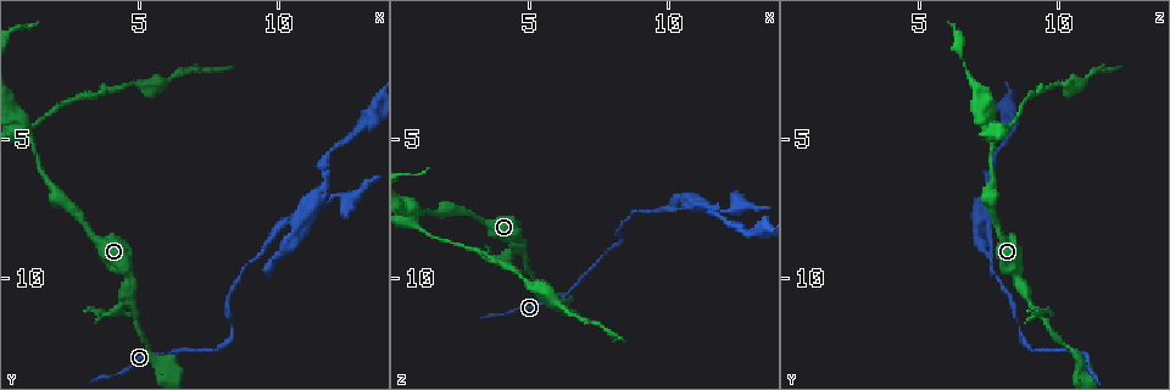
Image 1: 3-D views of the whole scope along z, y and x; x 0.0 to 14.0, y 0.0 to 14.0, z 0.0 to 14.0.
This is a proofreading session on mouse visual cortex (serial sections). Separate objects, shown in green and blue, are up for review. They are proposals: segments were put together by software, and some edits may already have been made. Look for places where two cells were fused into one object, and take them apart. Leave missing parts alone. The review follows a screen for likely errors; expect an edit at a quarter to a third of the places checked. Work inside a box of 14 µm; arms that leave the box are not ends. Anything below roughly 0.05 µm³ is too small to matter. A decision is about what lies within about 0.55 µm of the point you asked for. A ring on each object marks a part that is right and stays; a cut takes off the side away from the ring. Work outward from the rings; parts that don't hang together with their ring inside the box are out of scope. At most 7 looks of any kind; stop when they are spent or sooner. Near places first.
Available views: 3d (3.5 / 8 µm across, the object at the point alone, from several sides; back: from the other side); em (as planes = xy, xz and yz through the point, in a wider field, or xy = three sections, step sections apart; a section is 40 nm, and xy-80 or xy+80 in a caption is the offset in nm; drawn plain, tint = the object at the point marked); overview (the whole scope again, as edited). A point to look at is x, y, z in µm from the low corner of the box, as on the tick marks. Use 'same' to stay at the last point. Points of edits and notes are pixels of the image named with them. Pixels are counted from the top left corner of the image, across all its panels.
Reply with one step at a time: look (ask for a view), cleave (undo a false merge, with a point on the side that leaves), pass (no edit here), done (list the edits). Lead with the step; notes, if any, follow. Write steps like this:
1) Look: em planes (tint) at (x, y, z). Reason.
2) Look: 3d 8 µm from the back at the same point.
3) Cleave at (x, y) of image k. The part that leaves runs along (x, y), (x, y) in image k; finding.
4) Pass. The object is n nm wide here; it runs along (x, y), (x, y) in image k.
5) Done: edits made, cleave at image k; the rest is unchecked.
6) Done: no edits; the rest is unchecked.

Look: 3d 3.5 µm from the back at (4.7, 10.9, 9.0). Two arms in line, one across.

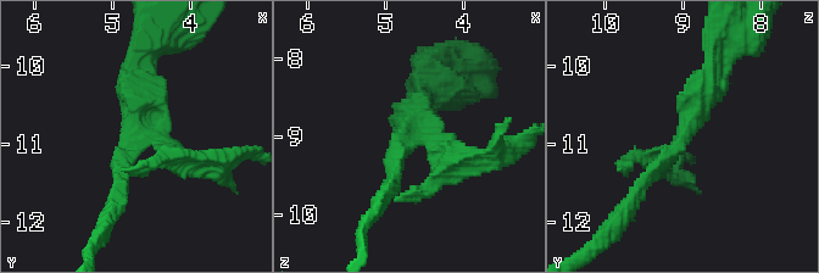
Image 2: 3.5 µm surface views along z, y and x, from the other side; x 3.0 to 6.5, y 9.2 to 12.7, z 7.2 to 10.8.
Look: em xy step 2 (tint) at (4.75, 10.85, 8.90).

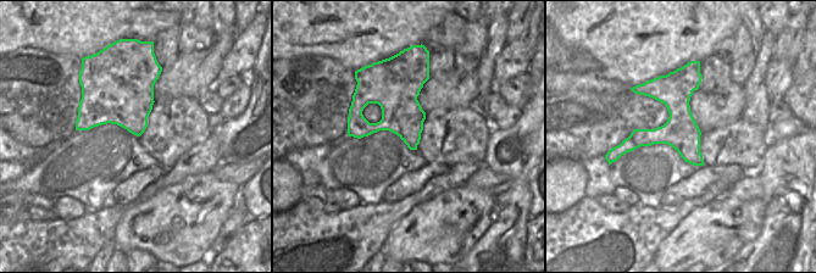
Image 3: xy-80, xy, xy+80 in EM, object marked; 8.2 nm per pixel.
Look: em xy step 5 (tint) at the same point.

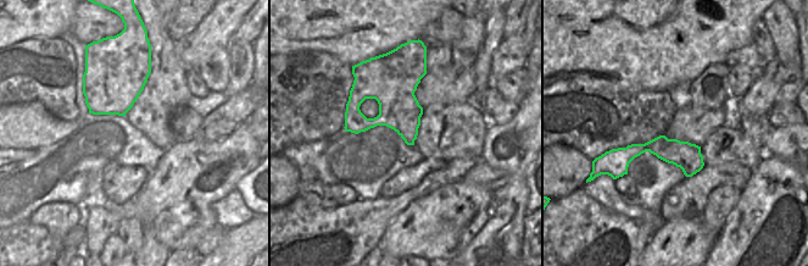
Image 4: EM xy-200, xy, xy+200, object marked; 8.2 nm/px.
Pass. 3 arms meet here; the arms are 200, 200, 300 nm wide; it runs along (623, 150), (663, 148), (700, 165) in image 4; continuous, no second cell.

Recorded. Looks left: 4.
Look: 3d 3.5 µm from the back at (6.2, 13.3, 10.9). Sharp bend.

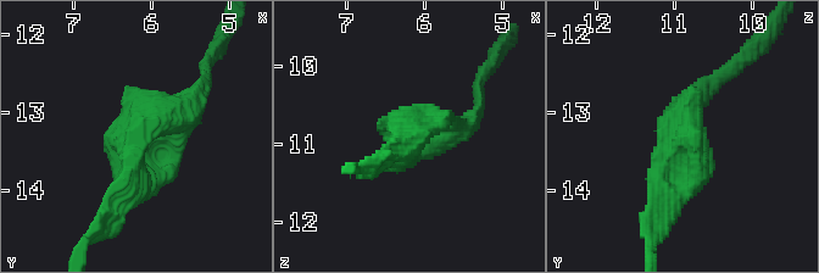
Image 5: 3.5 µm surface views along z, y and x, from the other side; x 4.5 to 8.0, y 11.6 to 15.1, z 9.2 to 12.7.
Look: em xy step 2 (tint) at (6.25, 13.35, 10.90). 3 arms meet here; the arms are 250, 300, 350 nm wide; need the tissue.

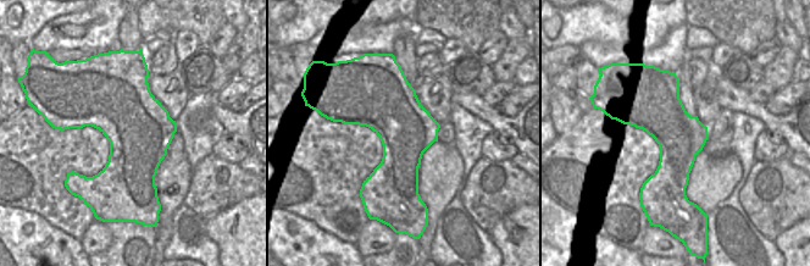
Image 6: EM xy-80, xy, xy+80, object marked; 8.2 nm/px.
Pass. It runs along (199, 93), (176, 160) in image 5; one cell here.

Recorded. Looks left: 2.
Look: 3d 3.5 µm from the back at (0.9, 4.8, 7.6). Four or more arms meet.

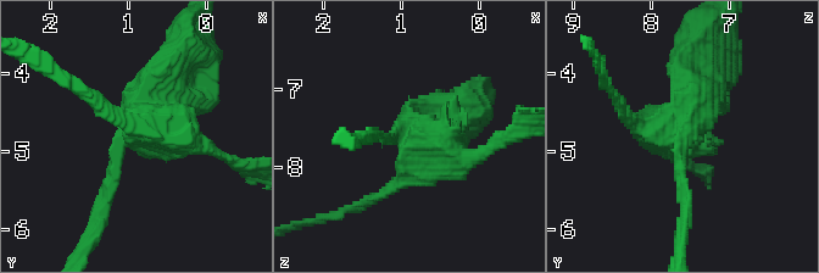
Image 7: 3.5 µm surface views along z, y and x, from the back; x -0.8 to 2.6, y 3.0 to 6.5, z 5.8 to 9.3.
Look: em xy step 5 (tint) at (0.95, 4.75, 7.55). Shape alone is not enough.

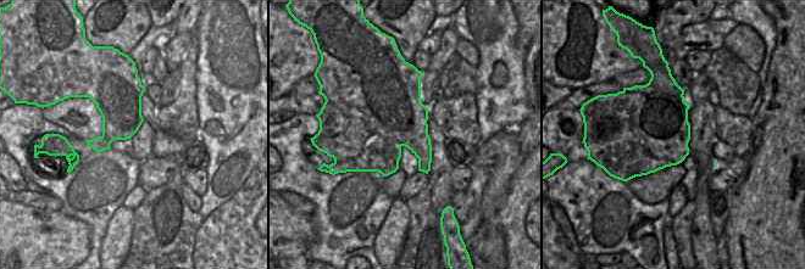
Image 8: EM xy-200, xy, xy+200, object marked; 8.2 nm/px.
Cleave at (163, 129) of image 7. The part that leaves runs along (410, 140), (410, 176), (343, 212) in image 7; a second cell is stuck on.

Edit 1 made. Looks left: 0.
Done: edits made, cleave at image 7; the rest is unchecked.

